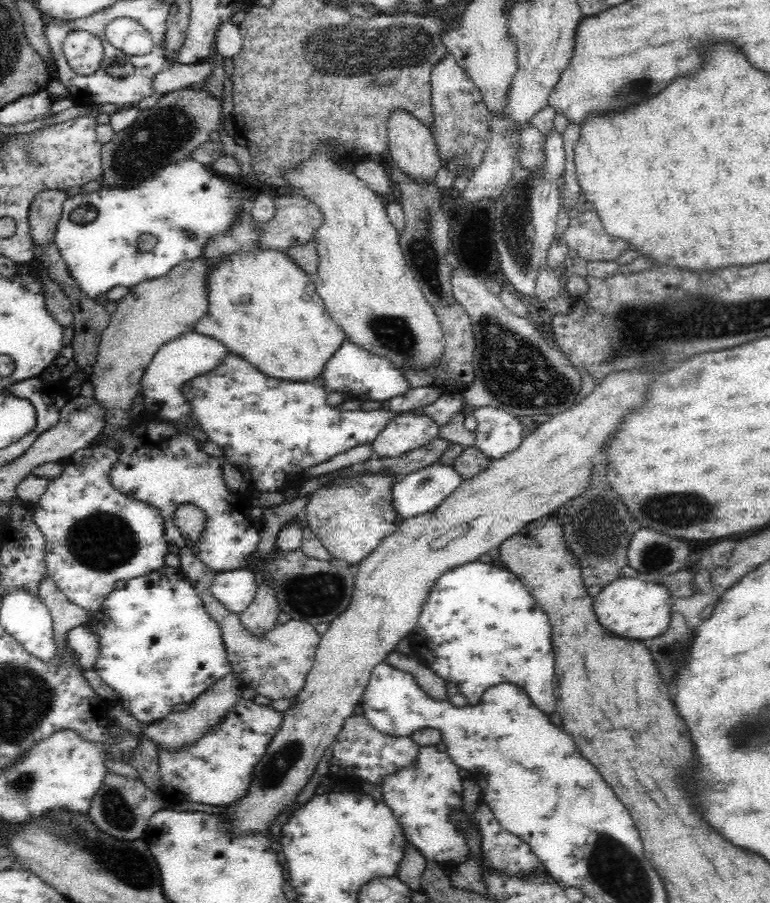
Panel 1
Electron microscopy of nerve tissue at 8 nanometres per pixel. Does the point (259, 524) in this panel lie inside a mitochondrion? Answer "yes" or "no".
no

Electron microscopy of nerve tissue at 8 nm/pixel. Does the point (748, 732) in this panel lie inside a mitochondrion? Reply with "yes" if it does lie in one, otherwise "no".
yes

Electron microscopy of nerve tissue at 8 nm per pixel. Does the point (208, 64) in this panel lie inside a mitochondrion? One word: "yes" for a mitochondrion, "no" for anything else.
no

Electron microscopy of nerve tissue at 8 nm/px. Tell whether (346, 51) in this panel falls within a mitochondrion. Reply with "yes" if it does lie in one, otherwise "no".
yes

